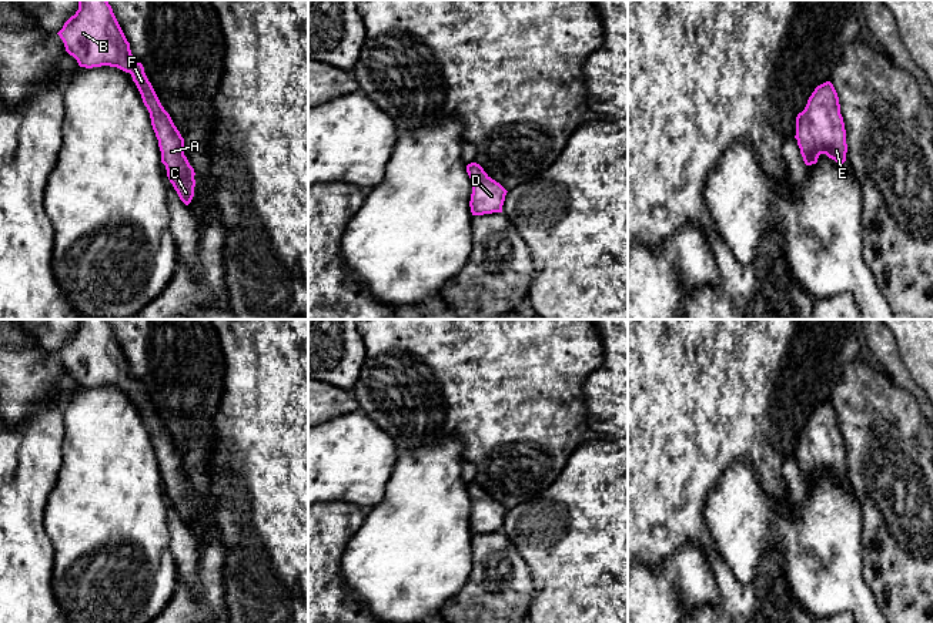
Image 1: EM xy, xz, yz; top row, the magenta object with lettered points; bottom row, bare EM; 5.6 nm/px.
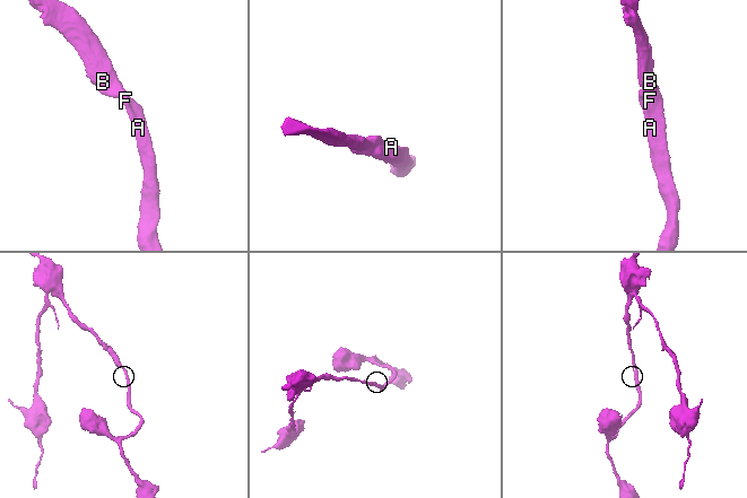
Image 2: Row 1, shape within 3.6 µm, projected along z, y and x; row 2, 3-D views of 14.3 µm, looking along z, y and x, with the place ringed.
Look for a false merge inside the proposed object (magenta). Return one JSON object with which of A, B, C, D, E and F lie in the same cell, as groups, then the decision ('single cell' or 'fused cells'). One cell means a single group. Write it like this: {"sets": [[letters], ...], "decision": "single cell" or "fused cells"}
{"sets": [["A", "B", "C", "D", "E", "F"]], "decision": "single cell"}

